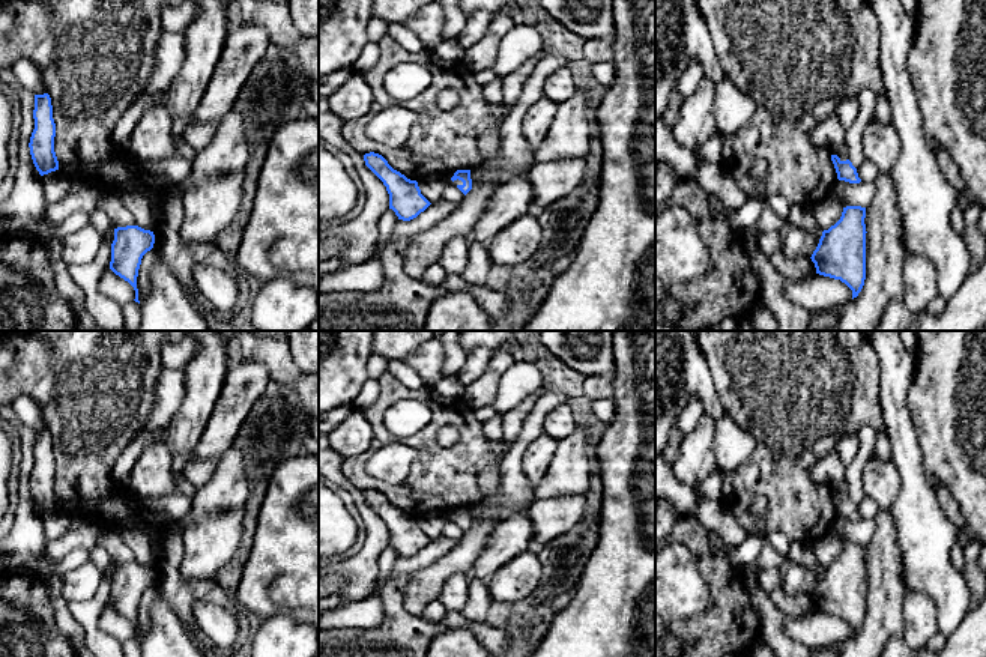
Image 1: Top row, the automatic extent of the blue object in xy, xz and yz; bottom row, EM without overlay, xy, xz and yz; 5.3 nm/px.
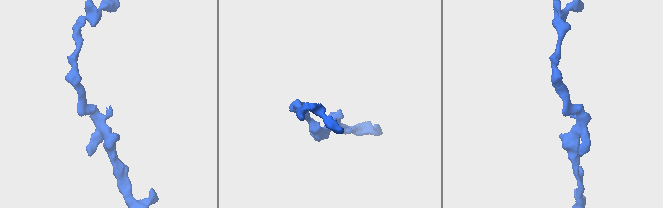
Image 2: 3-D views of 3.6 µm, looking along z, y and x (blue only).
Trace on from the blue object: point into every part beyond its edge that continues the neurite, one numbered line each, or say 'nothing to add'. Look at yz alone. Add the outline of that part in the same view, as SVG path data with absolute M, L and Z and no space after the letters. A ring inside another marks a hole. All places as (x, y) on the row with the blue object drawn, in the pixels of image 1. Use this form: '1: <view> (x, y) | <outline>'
1: yz (830, 134) | M834 114L812 128L810 140L815 146L827 147L833 155L837 155L840 161L846 161L845 132L839 117Z

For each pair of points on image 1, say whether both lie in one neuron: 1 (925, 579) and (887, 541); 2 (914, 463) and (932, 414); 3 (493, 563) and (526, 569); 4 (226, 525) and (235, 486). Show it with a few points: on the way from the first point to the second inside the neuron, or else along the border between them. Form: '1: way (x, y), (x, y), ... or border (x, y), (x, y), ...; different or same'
1: border (893, 522), (901, 552), (902, 579), (908, 591); different
2: border (911, 415), (920, 459), (931, 477); different
3: border (526, 549), (511, 557), (489, 581); different
4: border (244, 505), (235, 510), (215, 511), (196, 520); different

